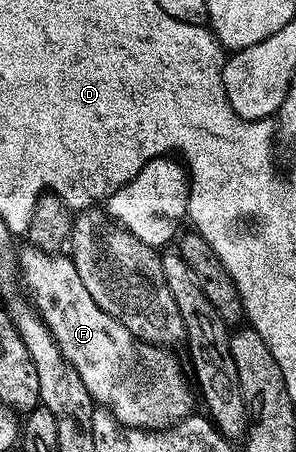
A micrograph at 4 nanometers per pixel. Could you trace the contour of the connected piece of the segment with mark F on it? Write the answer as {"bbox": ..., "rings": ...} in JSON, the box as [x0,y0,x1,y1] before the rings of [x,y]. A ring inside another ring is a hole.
{"bbox":[19,245,194,433],"rings":[[[34,245],[26,246],[19,251],[20,286],[25,286],[24,294],[28,302],[40,315],[47,329],[51,329],[51,337],[55,337],[63,357],[67,357],[75,373],[83,377],[83,385],[87,385],[87,393],[91,393],[94,404],[106,407],[121,422],[121,426],[138,427],[139,430],[150,433],[167,431],[194,414],[194,388],[185,384],[181,363],[169,352],[172,350],[165,345],[137,339],[131,333],[131,329],[127,329],[118,319],[111,317],[111,313],[99,309],[99,305],[95,305],[95,297],[87,293],[87,285],[83,285],[83,280],[79,278],[79,269],[75,269],[68,254],[50,253]]]}

